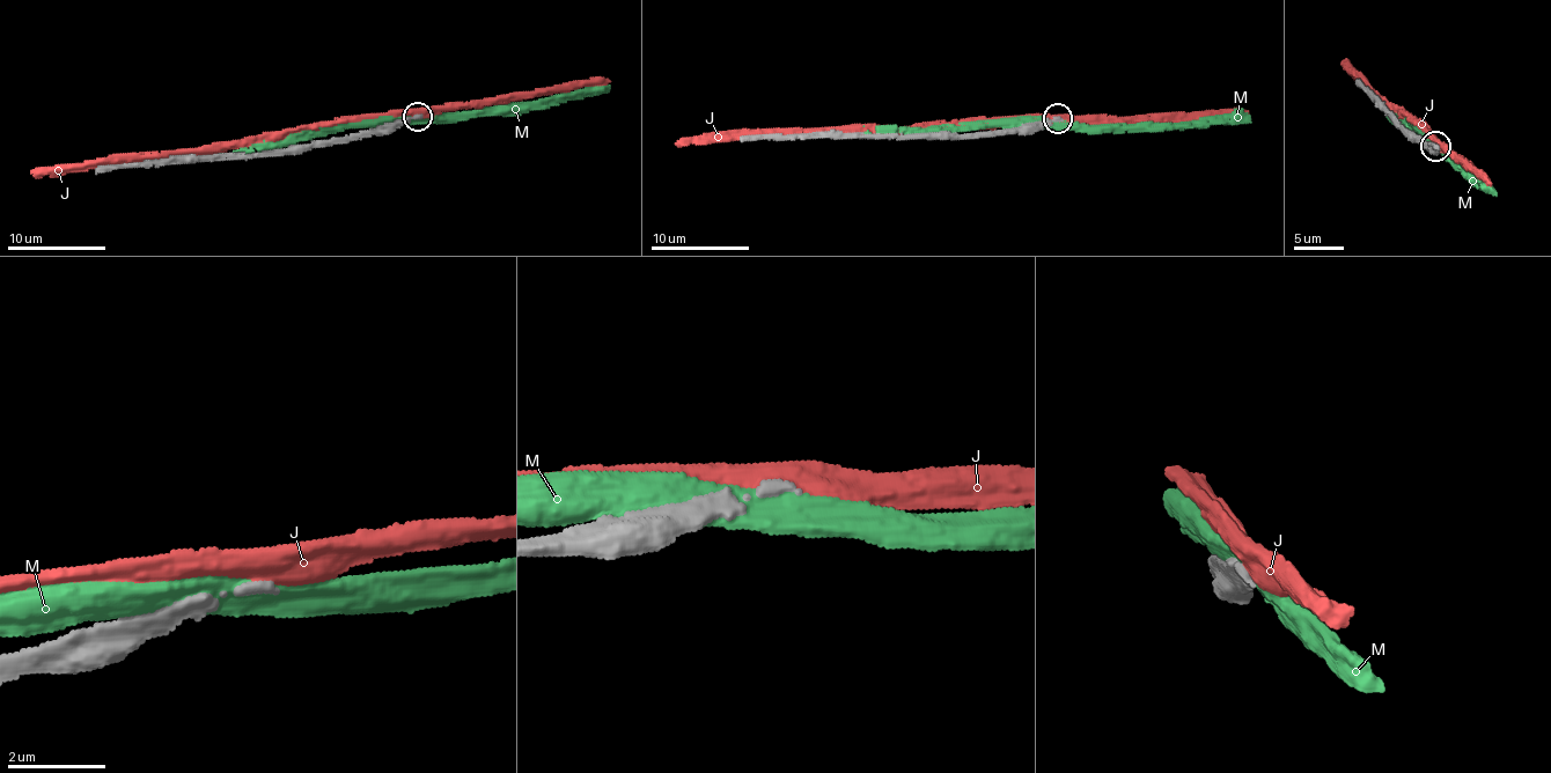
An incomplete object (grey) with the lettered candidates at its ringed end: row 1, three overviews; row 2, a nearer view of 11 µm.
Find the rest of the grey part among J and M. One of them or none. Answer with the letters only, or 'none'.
none

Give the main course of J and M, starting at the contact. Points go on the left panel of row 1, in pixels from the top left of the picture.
J: (419, 115), (339, 119), (263, 132), (230, 144), (118, 159), (112, 163), (36, 168), (31, 172)
M: (402, 120), (546, 101), (604, 90), (609, 86)

